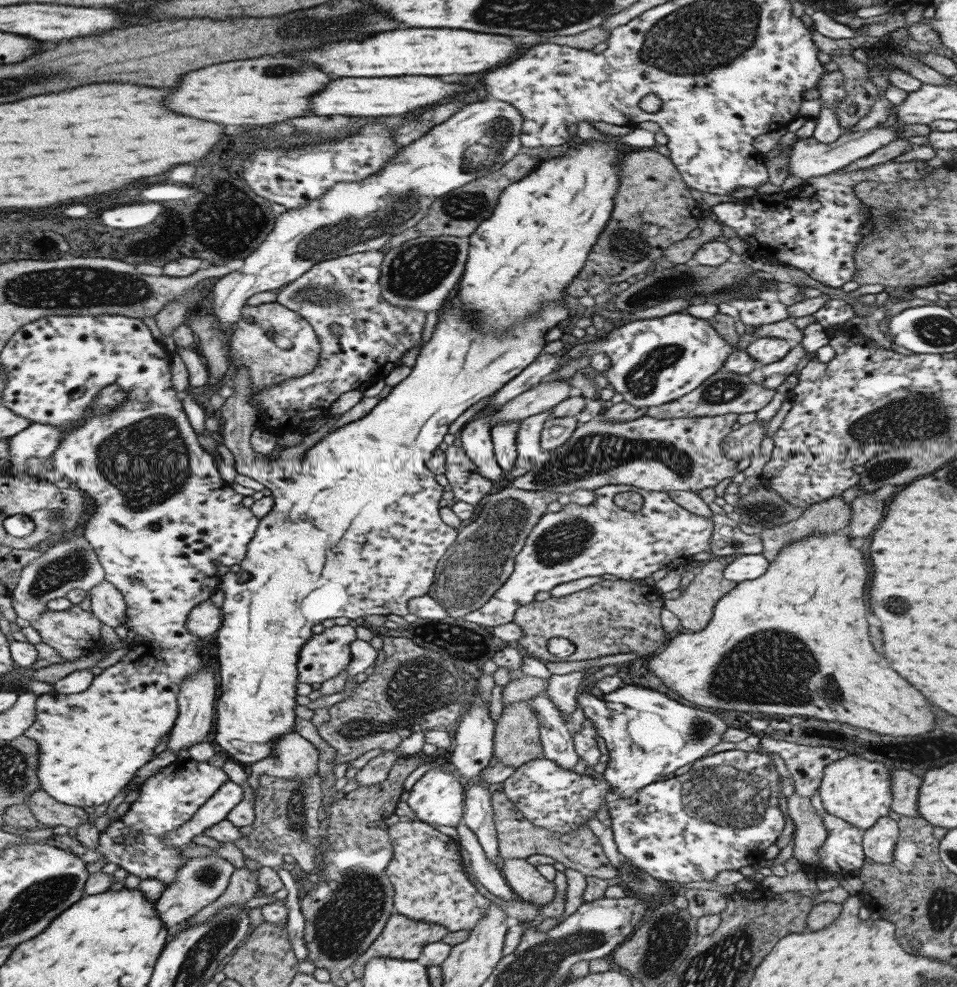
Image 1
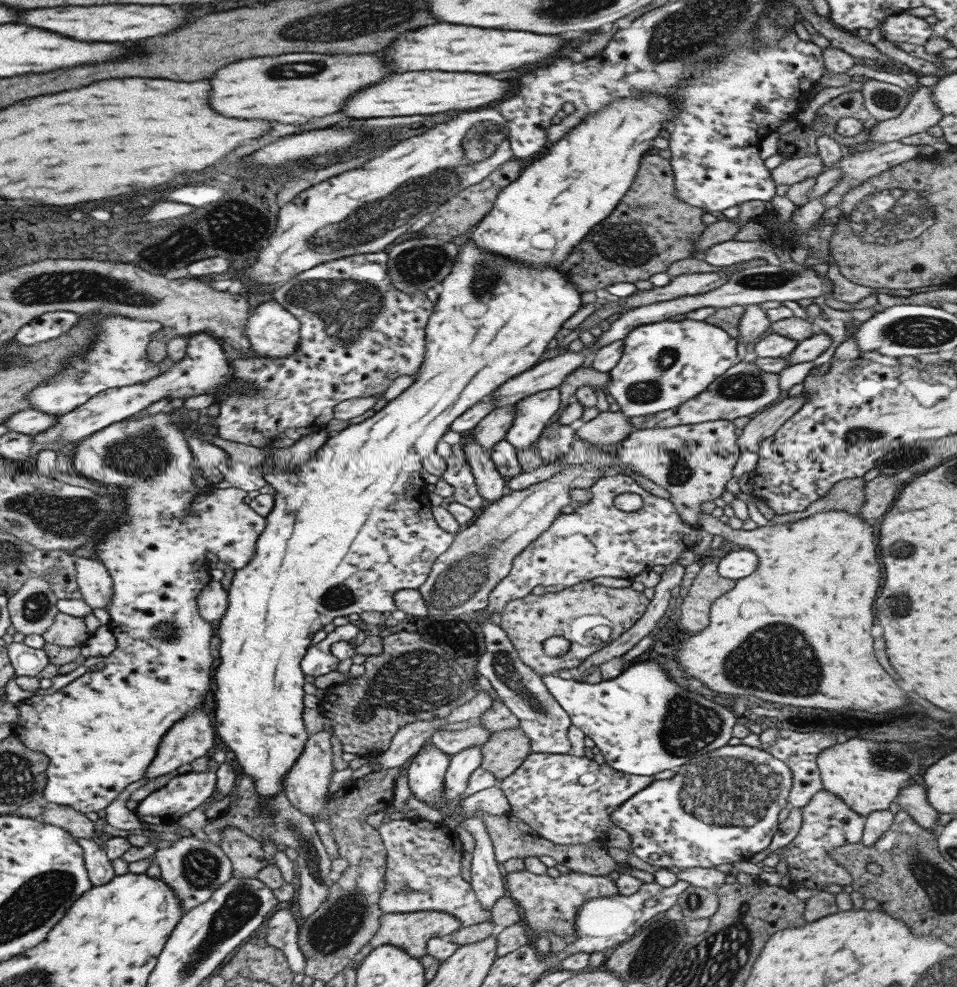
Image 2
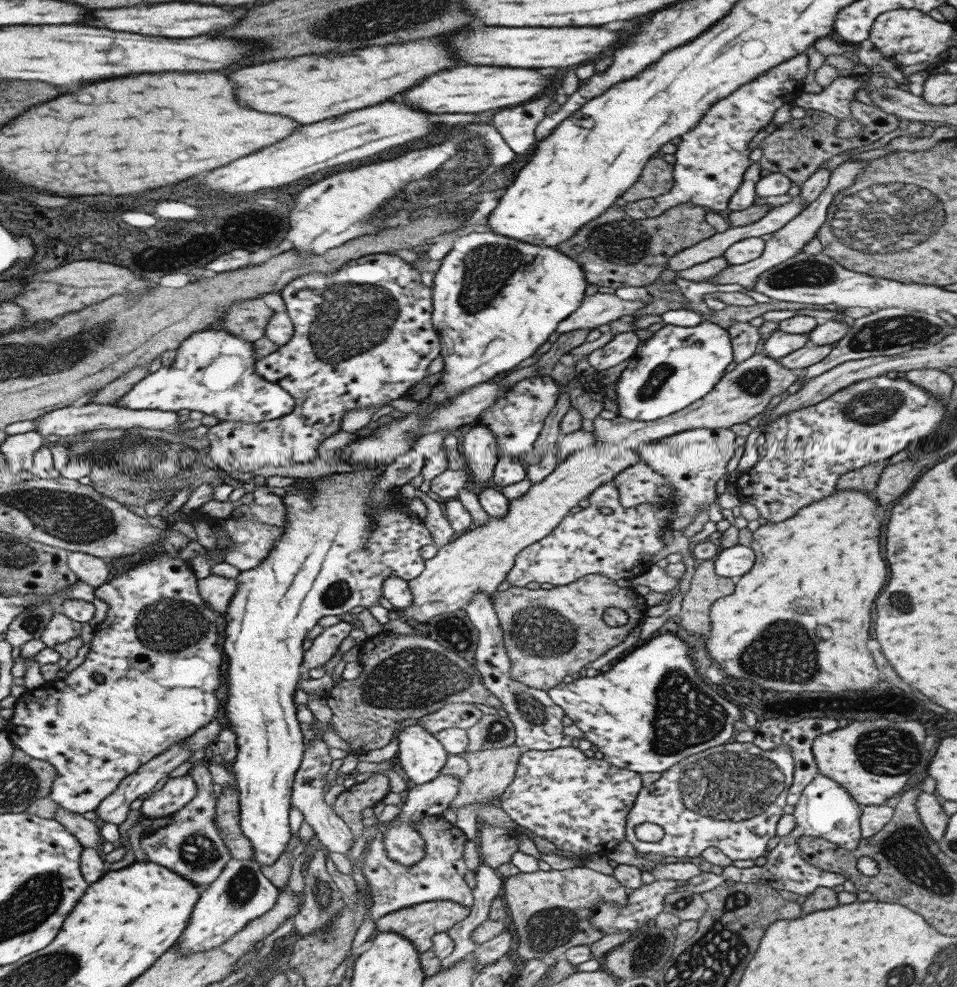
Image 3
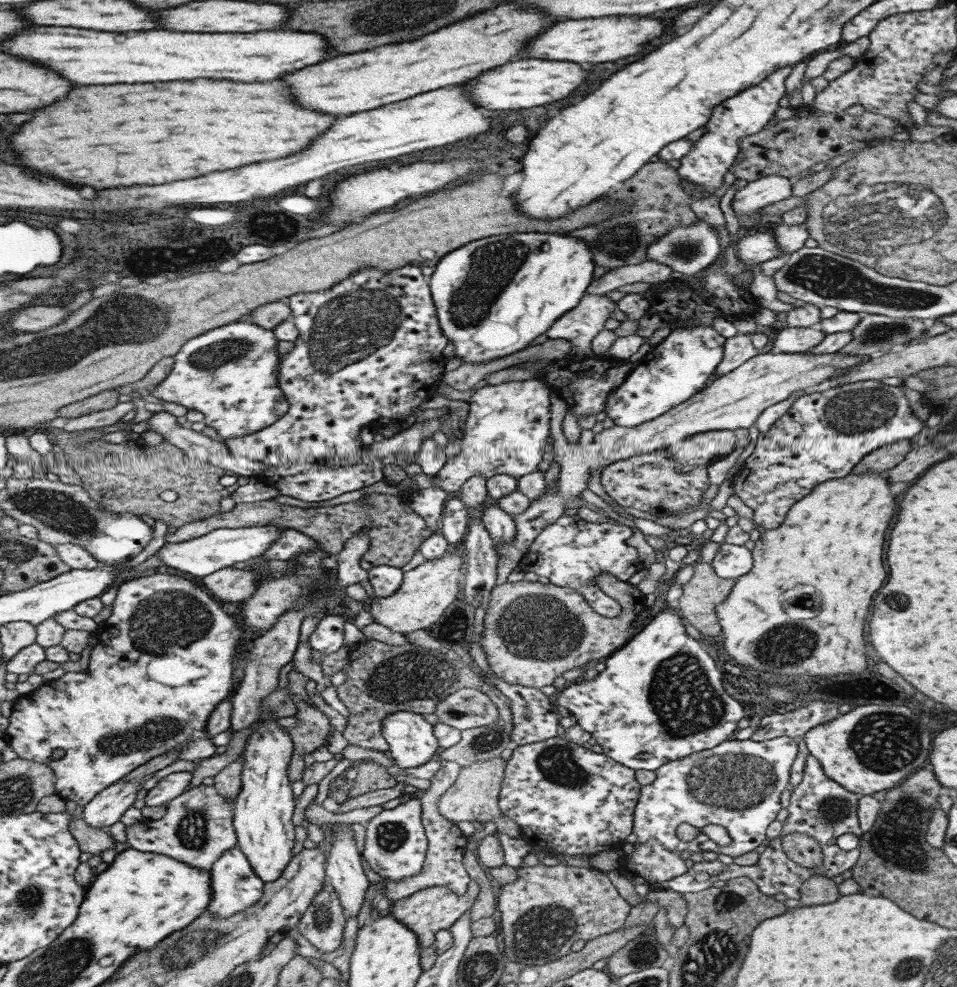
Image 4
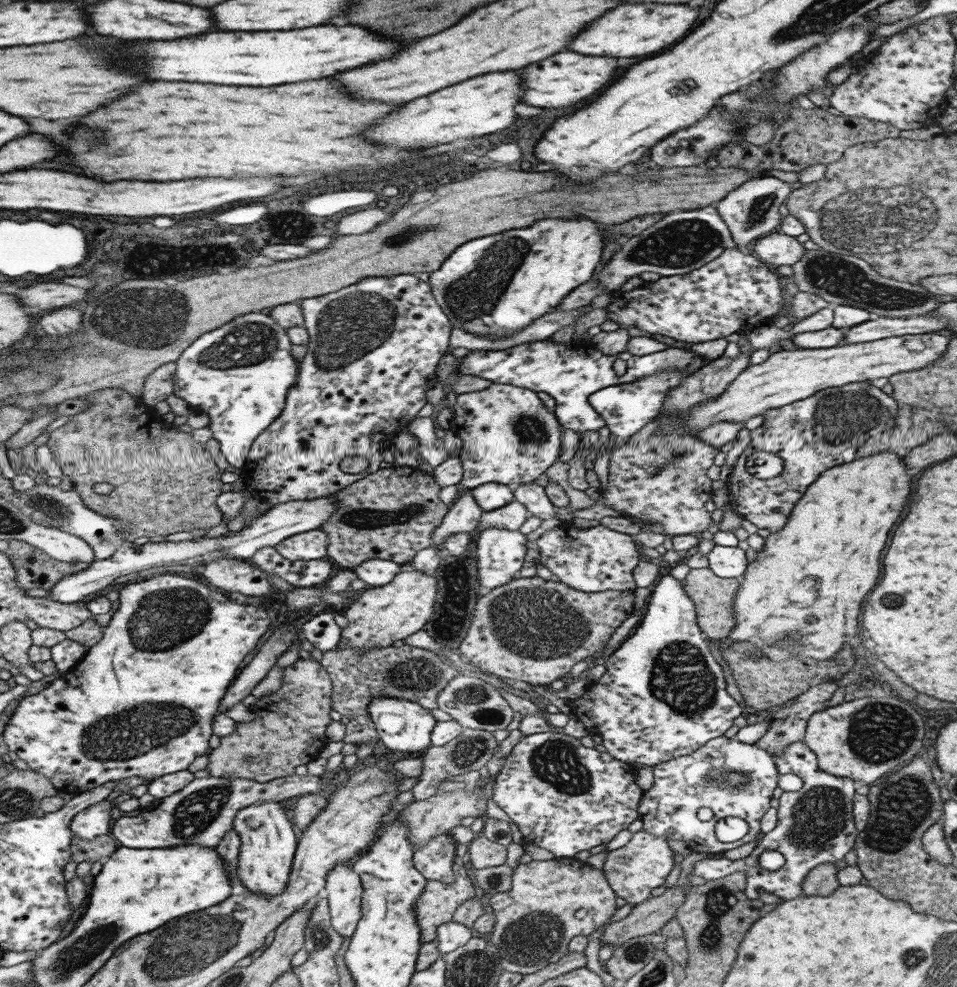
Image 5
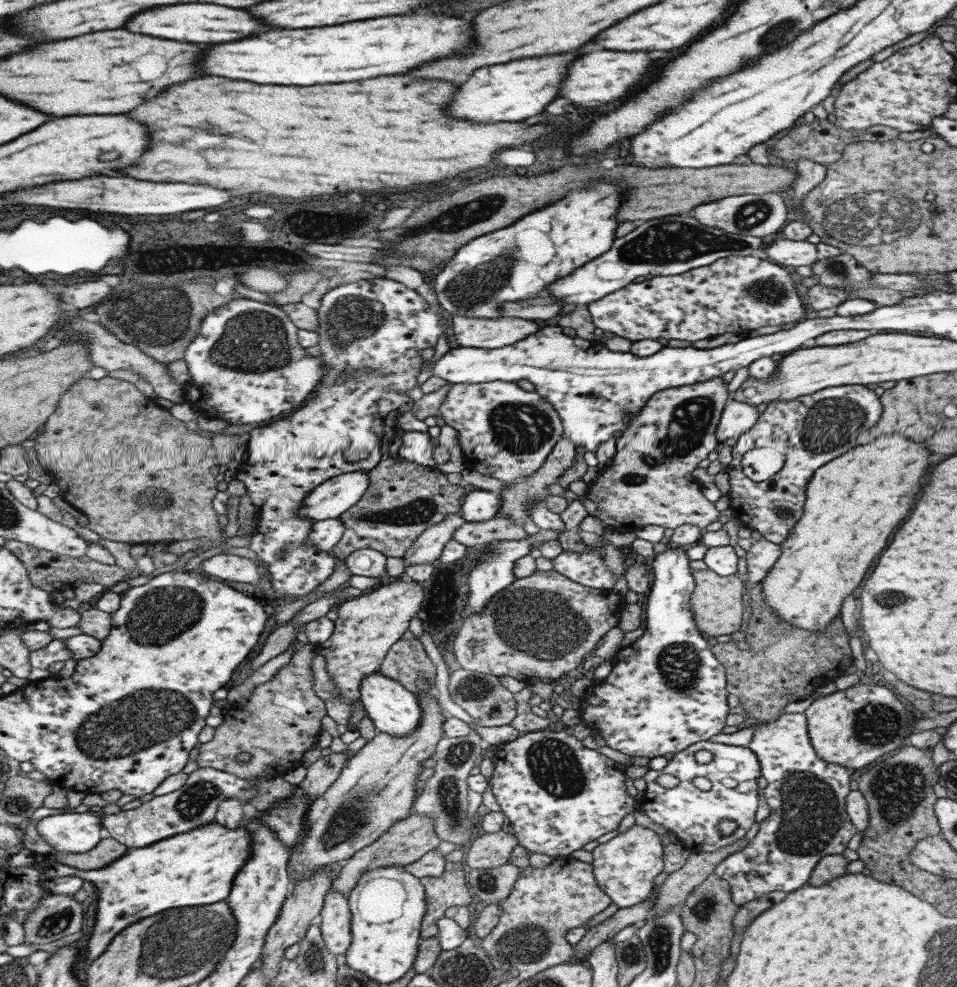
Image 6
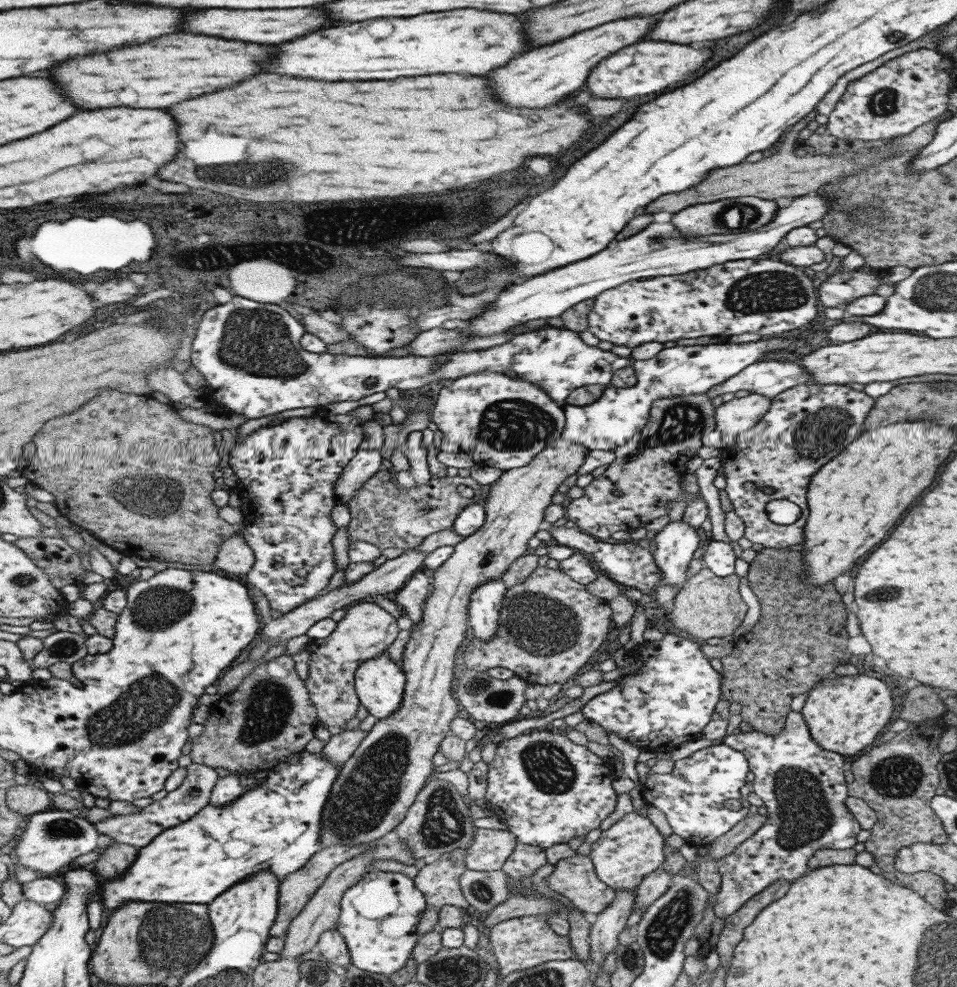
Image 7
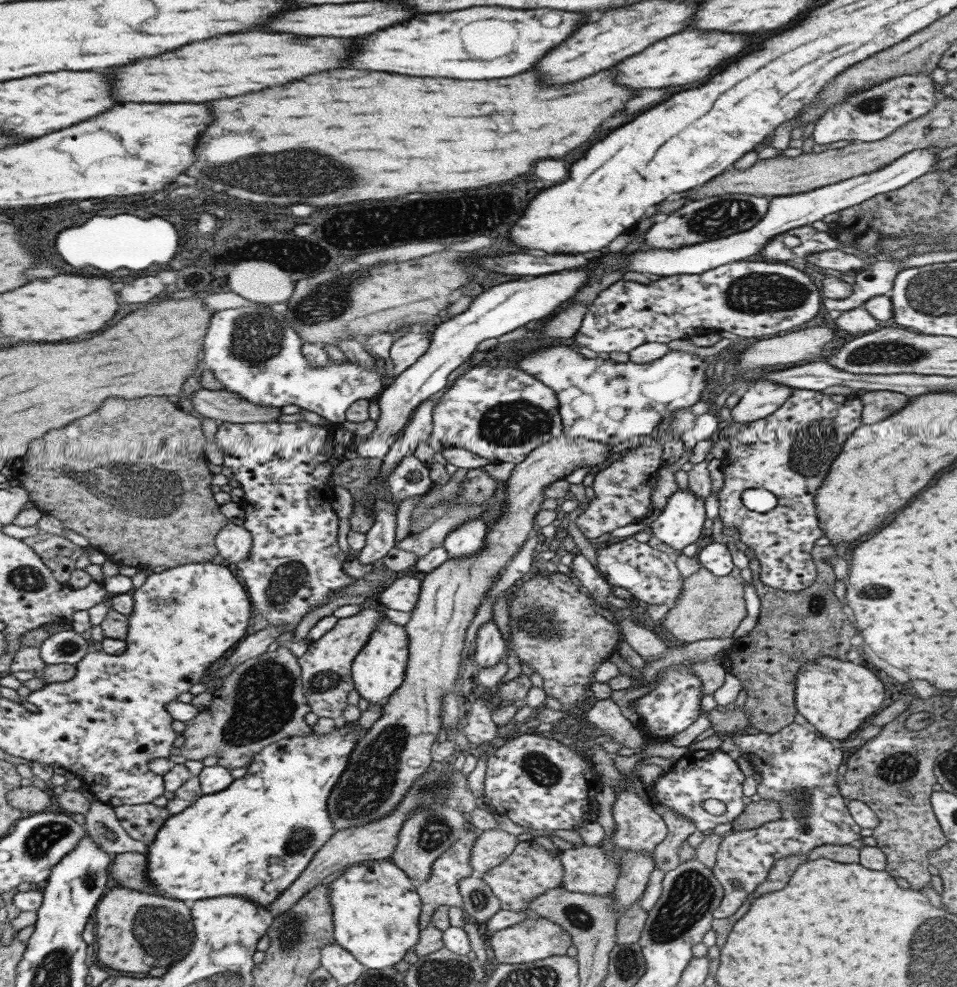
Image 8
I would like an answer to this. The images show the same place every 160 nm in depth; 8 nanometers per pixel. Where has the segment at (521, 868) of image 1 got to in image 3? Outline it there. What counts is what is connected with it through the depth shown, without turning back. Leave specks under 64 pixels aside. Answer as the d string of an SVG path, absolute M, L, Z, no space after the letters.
M585 865L565 870L541 871L537 869L535 872L520 872L505 878L502 885L502 899L506 910L511 915L512 928L515 931L514 938L517 940L514 956L522 963L531 958L539 958L547 965L563 957L564 952L573 946L590 945L599 940L604 934L590 924L592 908L601 902L612 902L617 906L623 906L629 893L612 874L601 874Z

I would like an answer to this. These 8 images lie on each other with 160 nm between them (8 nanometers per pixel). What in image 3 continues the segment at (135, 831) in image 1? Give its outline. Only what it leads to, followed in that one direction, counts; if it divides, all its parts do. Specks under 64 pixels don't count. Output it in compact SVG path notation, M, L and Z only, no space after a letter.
M189 774L168 778L162 788L142 800L140 814L147 818L169 816L195 796L196 786Z

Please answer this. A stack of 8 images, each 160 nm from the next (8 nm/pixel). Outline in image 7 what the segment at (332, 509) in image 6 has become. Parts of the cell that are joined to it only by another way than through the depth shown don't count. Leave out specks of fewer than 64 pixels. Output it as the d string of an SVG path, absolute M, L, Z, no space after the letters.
M358 448L355 451L355 456L347 461L347 464L339 473L339 478L335 481L334 504L349 502L364 482L374 472L377 472L380 464L381 456L379 453Z

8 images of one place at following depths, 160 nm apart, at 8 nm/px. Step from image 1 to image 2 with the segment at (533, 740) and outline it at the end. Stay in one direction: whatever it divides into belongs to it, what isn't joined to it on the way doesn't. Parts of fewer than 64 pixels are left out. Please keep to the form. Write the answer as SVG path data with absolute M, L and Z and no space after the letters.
M518 726L494 732L480 745L480 767L490 772L498 784L513 774L530 753L529 743Z

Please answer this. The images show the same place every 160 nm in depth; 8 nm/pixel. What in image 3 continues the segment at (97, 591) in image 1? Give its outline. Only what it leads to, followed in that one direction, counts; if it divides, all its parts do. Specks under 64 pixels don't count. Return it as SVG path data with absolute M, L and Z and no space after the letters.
M81 552L67 554L67 567L73 575L94 590L111 579L113 573L106 560Z

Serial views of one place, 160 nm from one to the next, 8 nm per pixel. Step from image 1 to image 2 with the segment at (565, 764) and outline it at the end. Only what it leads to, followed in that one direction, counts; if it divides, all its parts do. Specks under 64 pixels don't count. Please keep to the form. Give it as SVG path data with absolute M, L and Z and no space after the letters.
M476 618L481 627L485 652L476 662L476 671L491 683L492 690L513 716L518 720L518 727L529 739L531 753L565 754L569 752L569 741L565 736L570 720L567 713L549 695L547 688L541 682L541 677L525 666L517 656L513 645L506 637L505 631L495 626L490 618Z

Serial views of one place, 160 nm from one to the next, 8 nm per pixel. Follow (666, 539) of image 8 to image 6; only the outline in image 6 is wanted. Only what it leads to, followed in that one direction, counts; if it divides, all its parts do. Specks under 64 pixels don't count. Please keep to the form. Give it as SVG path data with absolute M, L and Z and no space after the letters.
M668 544L667 549L665 549L664 552L656 554L649 559L651 574L653 574L653 582L651 582L648 593L645 594L647 603L645 604L644 633L632 643L617 650L611 659L613 665L607 678L599 683L593 683L589 688L588 693L580 697L580 700L585 701L585 705L580 707L578 711L579 718L582 720L583 724L592 728L592 730L595 730L601 738L603 738L605 744L609 746L609 748L627 754L627 756L646 756L650 759L655 758L657 755L663 756L668 752L669 754L675 754L696 742L707 741L710 736L719 734L721 728L725 726L725 715L729 712L727 701L725 701L728 693L727 690L725 690L726 681L723 665L711 654L711 649L709 644L707 644L705 636L697 630L695 623L693 623L689 595L691 595L691 592L693 591L694 580L691 576L691 569L689 568L689 561L687 560L687 556L685 556L685 551L686 548L675 547Z

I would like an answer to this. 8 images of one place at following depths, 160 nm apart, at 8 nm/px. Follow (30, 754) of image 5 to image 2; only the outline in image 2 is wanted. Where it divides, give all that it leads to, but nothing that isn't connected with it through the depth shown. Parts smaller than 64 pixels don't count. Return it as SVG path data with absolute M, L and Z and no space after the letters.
M167 407L155 415L137 417L137 419L123 418L119 422L98 430L90 434L80 443L77 443L73 455L69 457L70 469L75 475L83 476L94 482L100 482L107 488L108 492L118 494L127 507L125 507L125 521L117 524L117 528L113 531L107 529L105 539L96 544L93 549L97 557L96 561L101 562L106 568L108 576L111 578L111 591L113 591L113 600L109 600L109 608L106 612L109 615L108 629L115 637L115 648L107 656L94 656L82 658L81 669L84 674L77 679L69 682L67 686L59 688L53 694L33 694L31 698L19 701L15 704L17 708L17 722L12 725L12 735L21 742L21 744L29 750L36 750L44 754L48 758L48 767L45 769L46 783L42 790L42 800L58 804L59 806L68 806L77 812L97 812L101 808L105 808L114 798L117 798L121 791L129 786L132 782L137 782L143 777L144 770L155 756L159 742L162 736L175 724L178 720L185 718L186 714L190 714L202 706L203 695L209 690L209 670L211 670L211 650L209 650L209 642L213 636L211 624L207 624L205 620L199 618L197 614L196 599L199 592L209 584L210 568L209 562L205 558L205 554L210 552L217 559L228 567L238 570L245 567L255 549L255 541L265 528L265 519L259 516L249 505L243 503L244 491L239 488L219 488L211 491L211 484L206 484L202 490L194 487L192 476L196 473L196 468L192 466L192 454L187 446L187 438L189 430L185 430L179 423L174 423L169 419L171 408Z

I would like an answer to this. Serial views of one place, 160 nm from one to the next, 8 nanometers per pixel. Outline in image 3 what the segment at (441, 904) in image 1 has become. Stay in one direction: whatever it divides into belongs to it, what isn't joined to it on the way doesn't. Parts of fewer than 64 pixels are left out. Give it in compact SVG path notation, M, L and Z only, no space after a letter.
M440 814L420 818L414 825L411 825L411 828L424 840L423 858L413 866L403 866L389 860L383 850L382 834L387 832L387 826L389 822L382 822L374 837L365 843L364 848L367 849L367 852L364 856L361 853L353 860L349 860L339 852L330 852L328 856L333 860L335 869L345 875L350 875L356 861L361 860L359 870L370 892L372 904L368 911L373 919L381 918L400 908L410 907L412 904L434 900L450 900L470 908L473 902L472 890L463 881L463 875L467 869L461 855L467 838L461 830L454 825L447 824Z

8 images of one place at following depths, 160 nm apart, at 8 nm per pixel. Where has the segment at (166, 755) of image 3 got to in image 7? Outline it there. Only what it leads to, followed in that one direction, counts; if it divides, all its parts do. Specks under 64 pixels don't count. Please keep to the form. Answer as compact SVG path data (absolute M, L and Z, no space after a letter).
M48 809L28 815L25 830L20 834L19 841L13 846L15 856L20 864L36 872L39 877L55 877L59 868L68 866L70 862L93 850L97 844L99 834L95 831L94 824L90 824L81 813Z

